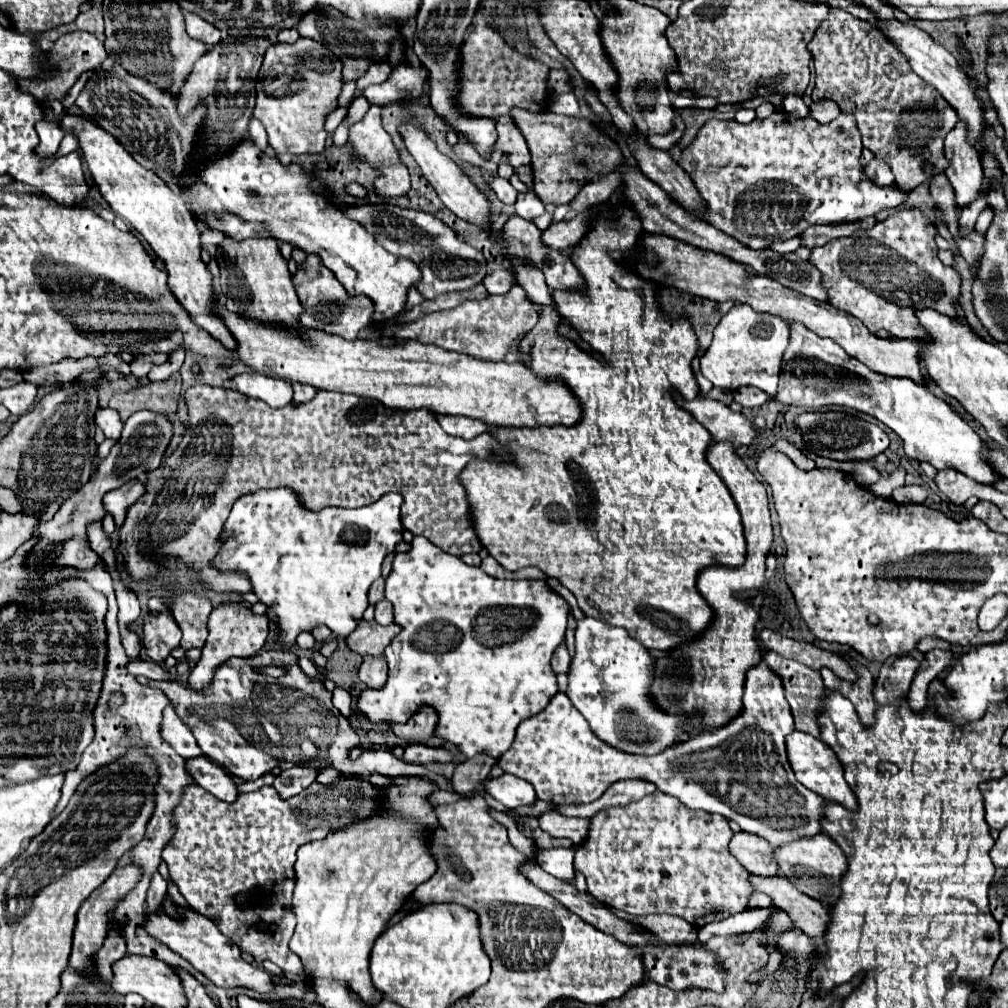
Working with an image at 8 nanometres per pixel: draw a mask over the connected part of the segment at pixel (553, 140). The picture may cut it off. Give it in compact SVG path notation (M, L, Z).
M514 107L512 119L528 143L528 149L532 155L534 191L544 205L554 205L554 207L564 205L574 199L582 183L588 183L582 171L574 171L574 167L578 167L576 165L578 157L590 159L590 167L594 167L594 171L590 171L592 173L590 181L596 181L608 175L610 171L618 169L622 163L620 147L610 143L610 139L602 139L602 135L594 135L594 127L590 127L590 121L582 117L566 117L566 115L556 115L550 111L532 113L528 109Z

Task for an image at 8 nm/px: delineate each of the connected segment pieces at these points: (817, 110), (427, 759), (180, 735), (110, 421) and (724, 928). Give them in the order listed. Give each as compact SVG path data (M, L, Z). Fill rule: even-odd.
M826 101L826 103L812 103L810 111L812 111L814 119L820 119L820 123L828 123L828 119L834 119L834 115L840 113L838 105L830 103L830 101Z
M410 743L404 747L404 757L402 757L406 763L420 763L420 765L426 765L426 763L448 763L452 761L452 755L448 755L444 749L434 749L434 747L428 747L428 745L422 745L422 743Z
M170 703L164 713L162 713L162 725L160 725L160 735L162 739L182 757L198 757L202 755L200 747L196 745L194 735L190 729L178 719L174 705Z
M100 409L96 413L95 417L96 425L102 429L106 438L111 438L113 440L118 440L120 438L120 433L122 433L122 421L120 421L120 413L116 409Z
M746 909L742 913L736 913L728 919L724 919L724 921L708 923L698 929L698 939L702 943L706 943L710 939L710 935L730 935L736 939L744 939L754 929L764 931L764 923L768 919L768 913L770 913L770 909Z

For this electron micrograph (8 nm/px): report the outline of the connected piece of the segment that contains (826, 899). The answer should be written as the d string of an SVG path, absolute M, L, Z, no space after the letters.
M816 833L812 837L800 837L792 843L780 845L774 849L774 859L778 861L780 875L788 877L798 891L814 897L822 905L832 905L834 899L838 899L838 879L842 877L842 871L846 871L846 857L828 835Z

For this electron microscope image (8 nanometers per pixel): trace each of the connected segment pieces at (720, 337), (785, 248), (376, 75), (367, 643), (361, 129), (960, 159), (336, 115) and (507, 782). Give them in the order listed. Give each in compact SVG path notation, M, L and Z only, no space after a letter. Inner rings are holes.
M734 305L714 329L710 347L700 357L700 373L714 387L736 391L742 385L754 385L774 395L784 351L790 345L790 325L774 315L756 313L750 305Z
M798 236L789 239L788 241L774 241L774 243L772 243L769 249L772 249L777 253L789 253L796 251L800 247L801 247L801 238Z
M372 65L368 69L366 75L362 75L358 81L356 81L356 89L358 91L364 91L368 85L376 85L376 83L384 83L392 73L392 67L390 65Z
M364 621L346 637L346 643L348 647L366 657L382 657L384 649L388 647L388 643L402 631L402 627L398 627L396 623L388 625L388 627L382 627L378 625L376 621Z
M370 105L366 117L360 123L354 123L350 127L350 137L348 143L352 143L354 149L354 157L360 161L368 161L370 165L374 165L378 169L378 177L374 181L374 193L378 197L400 197L406 195L410 191L410 173L406 169L406 165L400 161L398 149L392 143L392 137L384 131L382 127L382 105Z
M958 121L956 127L946 135L944 143L944 155L948 159L946 175L956 191L956 203L958 207L964 207L978 195L978 187L982 187L982 153L978 151L978 145L968 143L968 125L964 121Z
M338 107L331 112L325 121L324 129L329 133L334 133L338 125L343 121L348 112L348 107Z
M500 775L500 777L488 777L482 781L482 789L486 795L494 797L498 803L506 805L508 809L534 803L536 795L530 783L524 779L518 779L514 775Z

